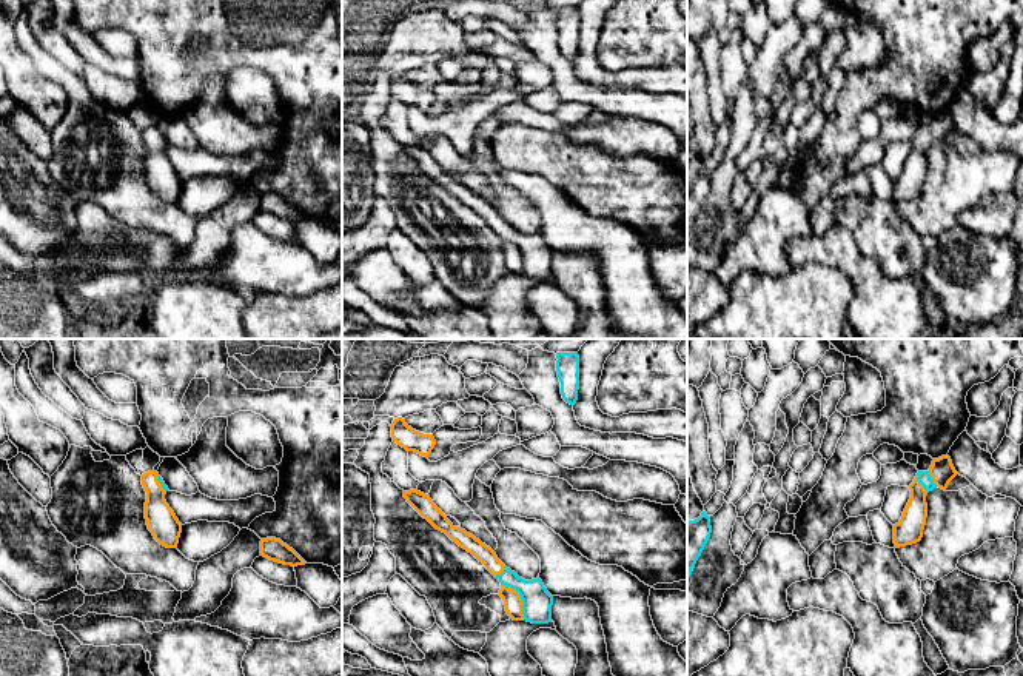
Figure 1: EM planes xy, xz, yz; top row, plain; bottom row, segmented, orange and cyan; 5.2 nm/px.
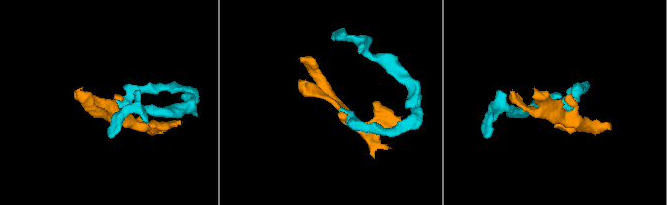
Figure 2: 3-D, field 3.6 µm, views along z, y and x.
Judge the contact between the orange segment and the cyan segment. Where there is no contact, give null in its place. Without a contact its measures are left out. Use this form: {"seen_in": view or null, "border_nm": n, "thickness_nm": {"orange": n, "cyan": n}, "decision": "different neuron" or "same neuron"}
{"seen_in": "xz", "border_nm": 220, "thickness_nm": {"orange": 100, "cyan": 160}, "decision": "same neuron"}

